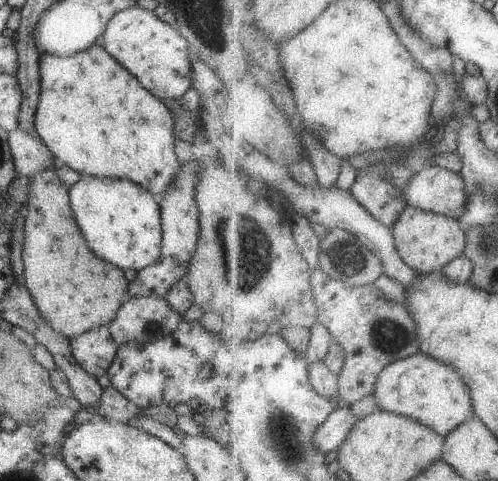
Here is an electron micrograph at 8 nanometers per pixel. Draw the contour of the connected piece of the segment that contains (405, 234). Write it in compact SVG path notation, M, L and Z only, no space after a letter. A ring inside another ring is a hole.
M409 206L396 223L397 245L404 260L422 274L442 274L444 267L453 260L464 256L468 246L467 231L462 228L459 218L442 216Z

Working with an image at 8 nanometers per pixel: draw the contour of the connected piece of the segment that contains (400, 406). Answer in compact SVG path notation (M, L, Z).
M422 352L385 368L375 395L382 410L414 418L445 437L454 432L460 424L477 416L472 389L460 376L460 372L454 366Z

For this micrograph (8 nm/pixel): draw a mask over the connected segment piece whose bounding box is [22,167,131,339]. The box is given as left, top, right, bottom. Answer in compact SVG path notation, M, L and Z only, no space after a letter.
M56 167L36 172L29 179L30 198L25 207L23 284L40 312L56 330L71 339L88 330L109 325L122 304L129 301L129 282L123 270L96 258L80 234L68 194L69 187L60 182Z

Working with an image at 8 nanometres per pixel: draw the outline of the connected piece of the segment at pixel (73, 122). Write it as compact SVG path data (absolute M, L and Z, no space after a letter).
M100 43L94 44L94 46L86 48L82 52L71 54L68 57L56 56L56 54L40 54L39 75L39 100L34 117L34 131L52 151L59 165L66 164L66 166L70 166L72 170L76 170L81 175L130 180L130 182L134 182L134 184L138 184L138 186L142 186L142 188L150 191L157 198L168 191L168 186L174 182L174 178L180 172L182 162L174 151L175 138L172 132L174 128L174 114L172 114L166 101L160 100L152 92L146 90L116 58L112 58L104 50Z

